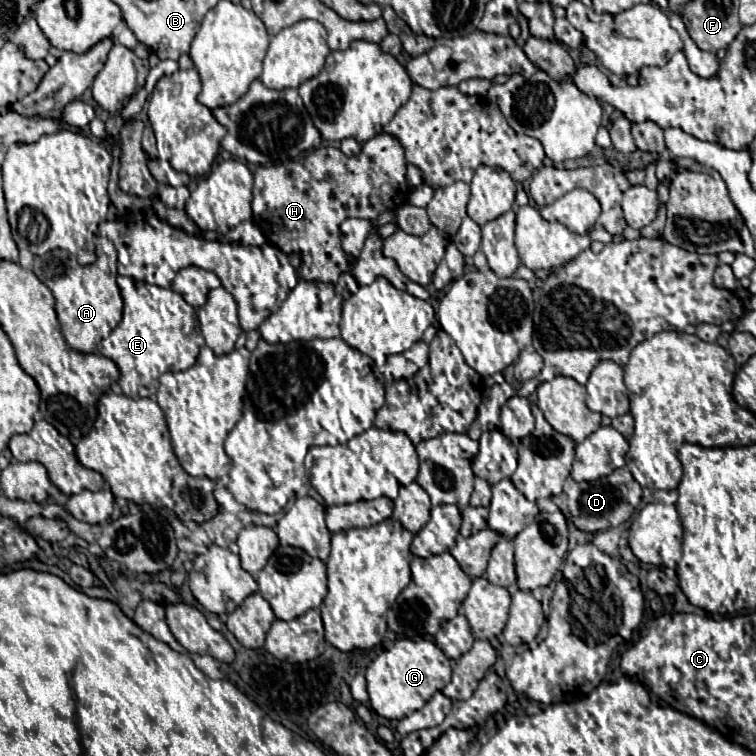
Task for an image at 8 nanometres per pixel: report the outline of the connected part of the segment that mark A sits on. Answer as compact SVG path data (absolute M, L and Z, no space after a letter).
M98 238L97 259L93 264L80 266L76 258L66 250L52 250L34 258L32 272L44 282L56 300L56 314L60 330L70 348L78 352L94 352L112 328L122 320L122 296L118 292L117 251L108 238Z

